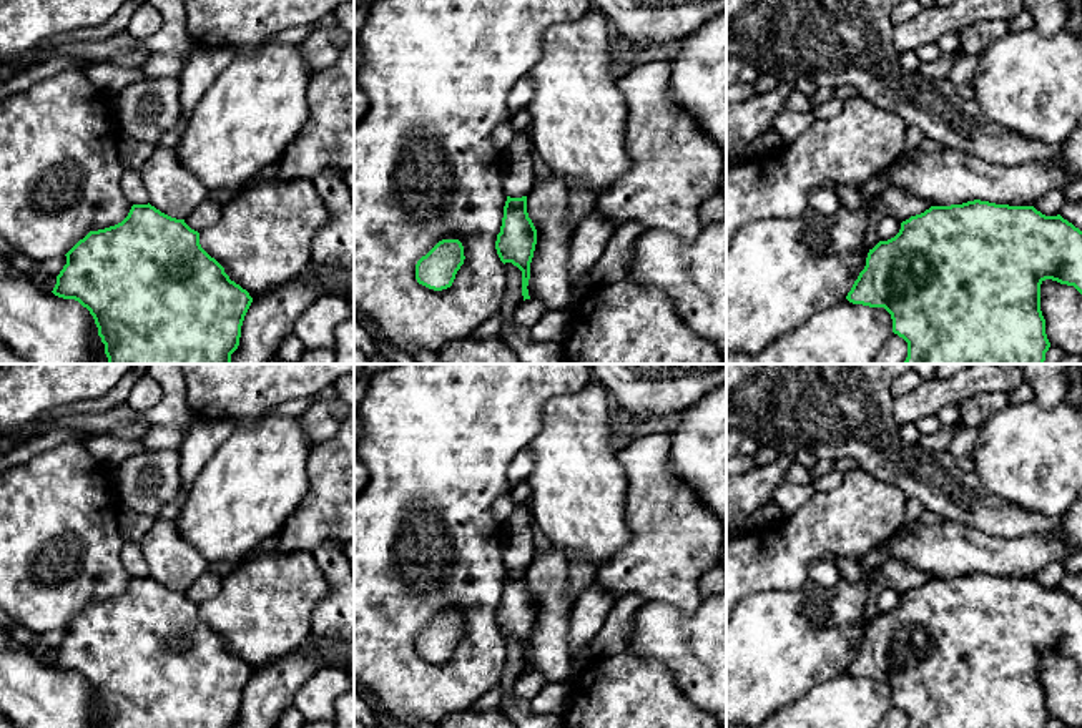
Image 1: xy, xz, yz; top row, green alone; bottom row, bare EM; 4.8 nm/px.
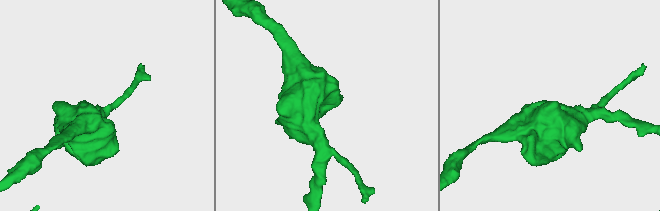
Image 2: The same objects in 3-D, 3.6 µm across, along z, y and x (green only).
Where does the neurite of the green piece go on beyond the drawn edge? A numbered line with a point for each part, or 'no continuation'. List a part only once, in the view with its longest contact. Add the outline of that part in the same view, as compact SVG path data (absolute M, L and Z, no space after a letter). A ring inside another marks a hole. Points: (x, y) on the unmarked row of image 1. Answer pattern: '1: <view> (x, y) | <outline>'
no continuation

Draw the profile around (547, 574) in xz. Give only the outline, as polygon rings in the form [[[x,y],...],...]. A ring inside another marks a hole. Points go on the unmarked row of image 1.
[[[555,547],[535,548],[527,567],[527,585],[537,602],[527,658],[529,668],[540,671],[547,683],[568,683],[570,582],[563,553]]]

